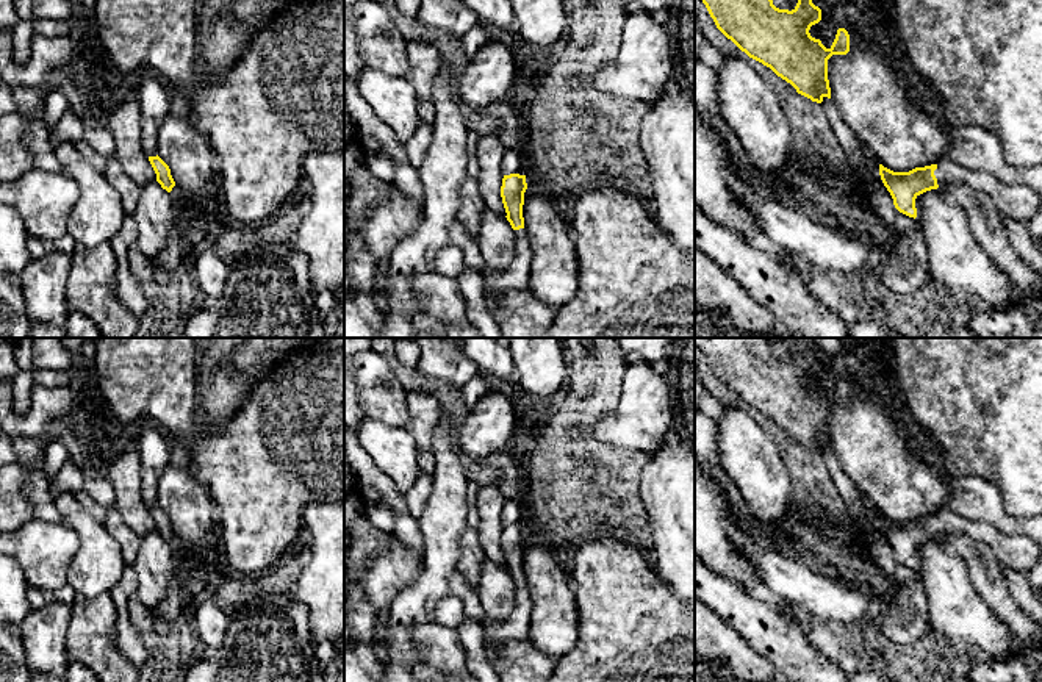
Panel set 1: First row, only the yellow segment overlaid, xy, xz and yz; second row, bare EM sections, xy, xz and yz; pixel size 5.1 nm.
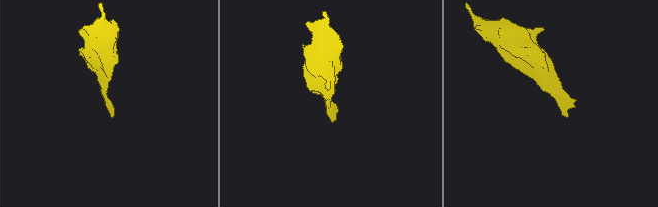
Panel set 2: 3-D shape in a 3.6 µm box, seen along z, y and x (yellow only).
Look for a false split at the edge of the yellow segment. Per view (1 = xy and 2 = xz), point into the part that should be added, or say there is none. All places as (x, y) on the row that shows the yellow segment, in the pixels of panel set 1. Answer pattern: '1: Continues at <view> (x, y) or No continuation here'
1: No continuation here
2: Continues at xz (517, 276)

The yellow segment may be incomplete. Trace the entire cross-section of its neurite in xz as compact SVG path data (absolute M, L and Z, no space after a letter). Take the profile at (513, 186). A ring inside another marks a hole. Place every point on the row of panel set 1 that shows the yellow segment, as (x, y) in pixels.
M504 175L501 197L507 221L515 230L516 250L512 264L504 272L483 272L483 294L490 305L499 294L513 289L524 289L530 278L530 241L524 228L523 205L527 189L526 175Z

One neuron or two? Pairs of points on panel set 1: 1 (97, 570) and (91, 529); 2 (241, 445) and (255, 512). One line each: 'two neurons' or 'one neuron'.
1: one neuron
2: one neuron

